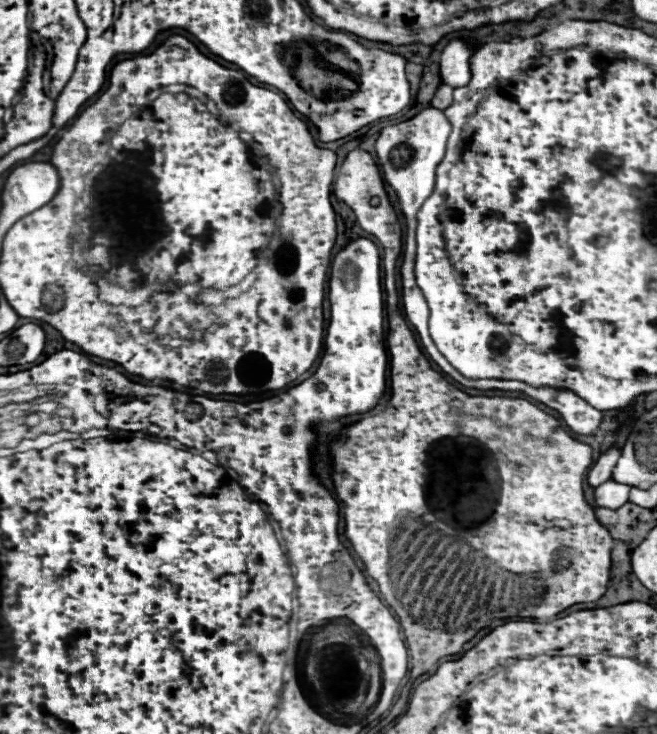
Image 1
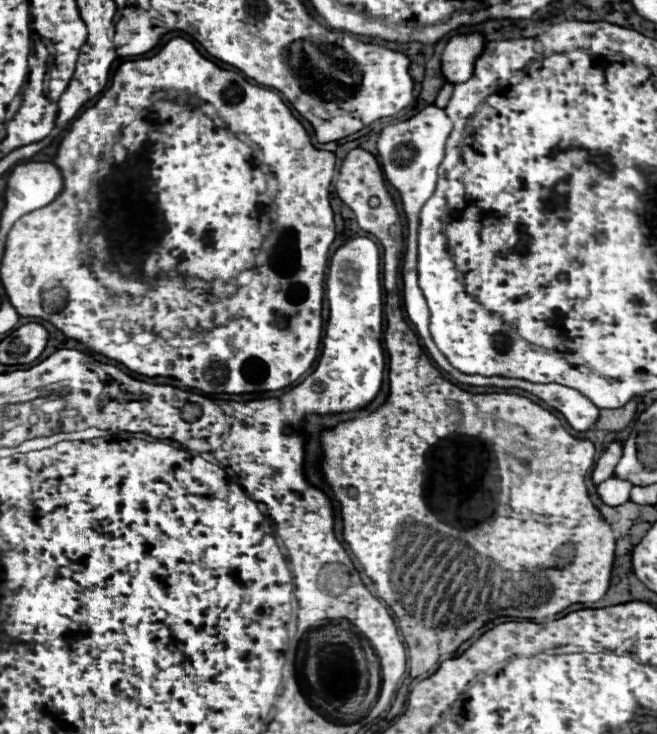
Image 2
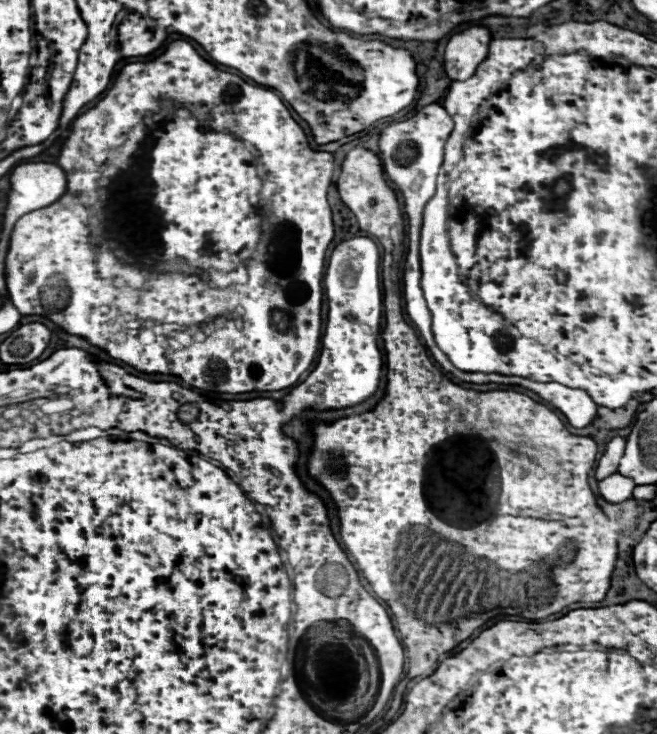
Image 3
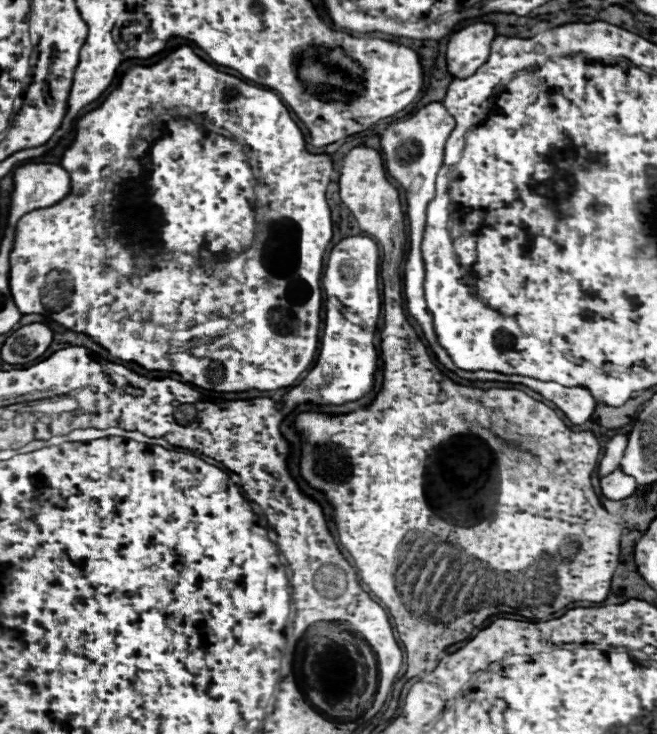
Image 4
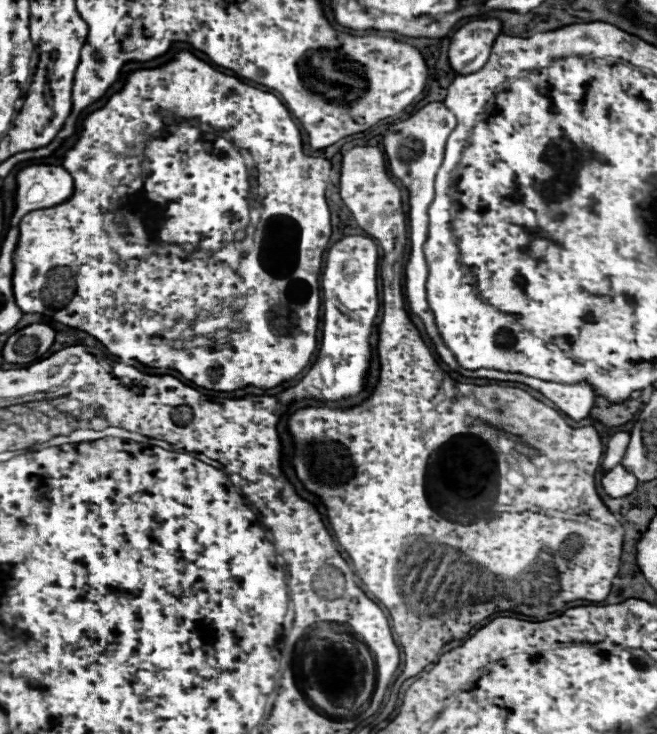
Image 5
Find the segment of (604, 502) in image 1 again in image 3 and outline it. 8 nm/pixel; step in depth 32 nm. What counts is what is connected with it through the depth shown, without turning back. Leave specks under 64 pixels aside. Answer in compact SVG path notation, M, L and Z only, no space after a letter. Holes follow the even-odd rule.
M614 472L606 480L602 480L598 484L598 488L600 488L602 498L606 498L608 502L614 502L616 504L616 502L628 500L632 496L632 490L636 488L636 484L630 478L622 476L620 472Z

